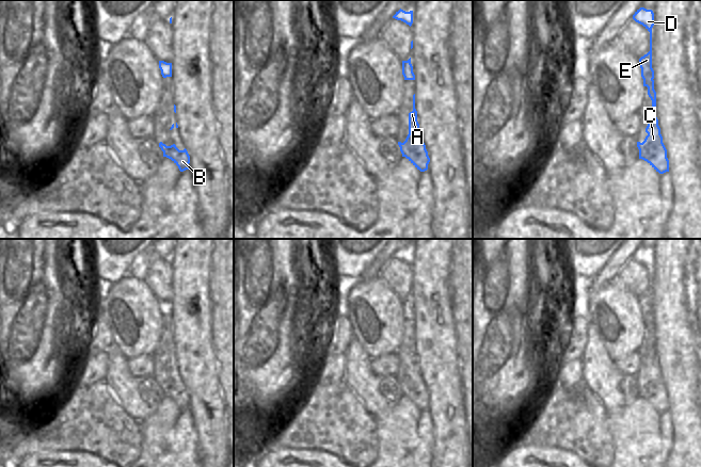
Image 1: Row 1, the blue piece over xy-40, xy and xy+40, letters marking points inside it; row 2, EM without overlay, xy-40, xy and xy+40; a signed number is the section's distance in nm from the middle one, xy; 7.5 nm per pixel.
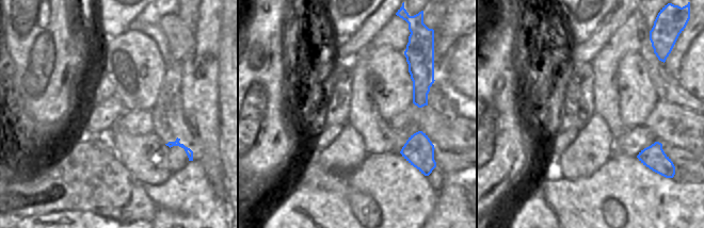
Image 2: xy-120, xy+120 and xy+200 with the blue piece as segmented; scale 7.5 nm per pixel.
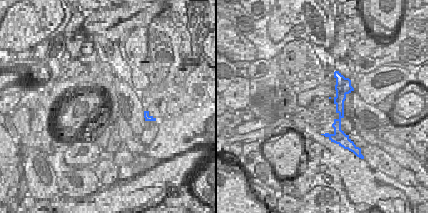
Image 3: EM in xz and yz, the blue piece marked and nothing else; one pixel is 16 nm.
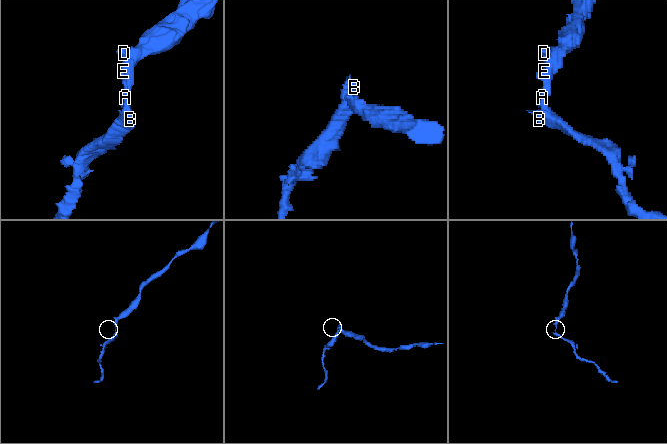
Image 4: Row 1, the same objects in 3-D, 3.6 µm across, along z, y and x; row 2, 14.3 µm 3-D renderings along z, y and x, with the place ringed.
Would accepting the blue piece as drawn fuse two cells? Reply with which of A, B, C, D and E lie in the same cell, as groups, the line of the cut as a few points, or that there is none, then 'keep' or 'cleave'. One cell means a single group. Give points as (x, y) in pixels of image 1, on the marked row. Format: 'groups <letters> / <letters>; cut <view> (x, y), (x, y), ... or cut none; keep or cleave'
groups A B C / D E; cut xy+40 (651, 76), (649, 96); cleave

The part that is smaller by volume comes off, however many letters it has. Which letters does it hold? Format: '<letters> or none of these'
A, B, C

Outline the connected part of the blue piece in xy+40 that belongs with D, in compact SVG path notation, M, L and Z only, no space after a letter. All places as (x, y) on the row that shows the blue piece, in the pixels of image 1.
M640 7L633 15L633 19L650 32L650 51L639 59L643 86L648 87L648 95L650 96L650 79L654 79L654 70L652 68L652 28L654 26L654 13L652 10Z

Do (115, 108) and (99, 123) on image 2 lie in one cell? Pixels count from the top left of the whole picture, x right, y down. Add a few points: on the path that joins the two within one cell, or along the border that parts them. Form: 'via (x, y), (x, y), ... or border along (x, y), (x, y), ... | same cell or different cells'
via (111, 111), (104, 118) | same cell

